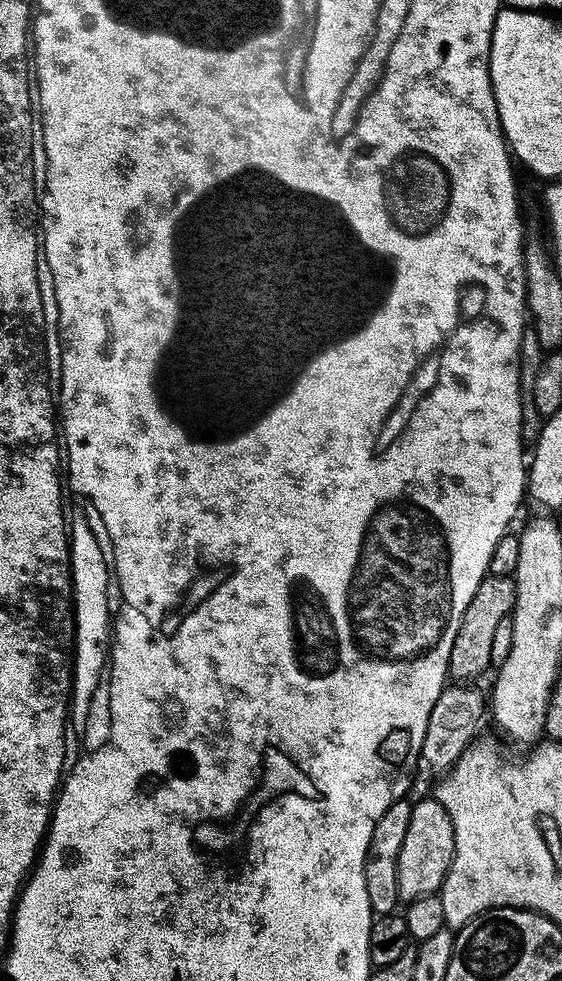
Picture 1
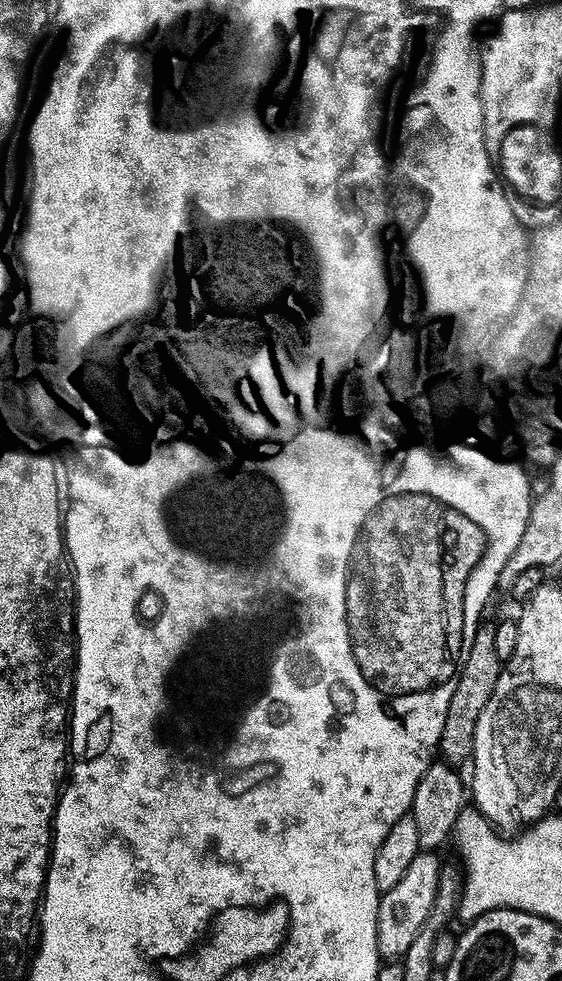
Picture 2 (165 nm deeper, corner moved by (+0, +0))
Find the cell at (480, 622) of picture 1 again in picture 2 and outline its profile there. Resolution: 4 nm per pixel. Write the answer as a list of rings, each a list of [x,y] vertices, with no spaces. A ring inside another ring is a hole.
[[[487,622],[481,623],[476,629],[470,646],[464,652],[464,663],[460,665],[460,681],[454,686],[454,694],[450,698],[450,706],[444,715],[444,725],[440,735],[438,752],[448,764],[460,766],[472,754],[474,742],[474,726],[478,726],[478,714],[482,714],[486,702],[490,702],[490,694],[494,694],[494,686],[500,677],[502,662],[497,655],[495,646],[495,627]]]

